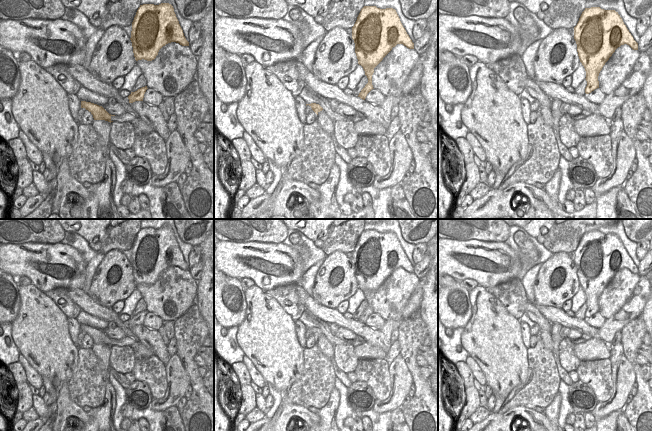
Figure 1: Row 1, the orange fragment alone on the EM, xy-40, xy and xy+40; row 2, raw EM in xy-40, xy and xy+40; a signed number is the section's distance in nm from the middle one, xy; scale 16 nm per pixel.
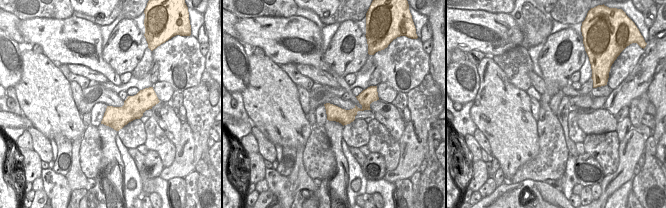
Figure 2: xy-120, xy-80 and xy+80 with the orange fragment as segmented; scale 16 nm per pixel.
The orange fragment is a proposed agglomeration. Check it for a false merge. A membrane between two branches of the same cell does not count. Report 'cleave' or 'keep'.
keep

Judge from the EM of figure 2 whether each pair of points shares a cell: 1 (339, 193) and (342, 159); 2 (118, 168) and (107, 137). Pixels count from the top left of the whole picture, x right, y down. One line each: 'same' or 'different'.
1: same
2: same

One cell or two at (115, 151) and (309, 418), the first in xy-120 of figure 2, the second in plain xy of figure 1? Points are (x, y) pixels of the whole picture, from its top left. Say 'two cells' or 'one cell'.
two cells

